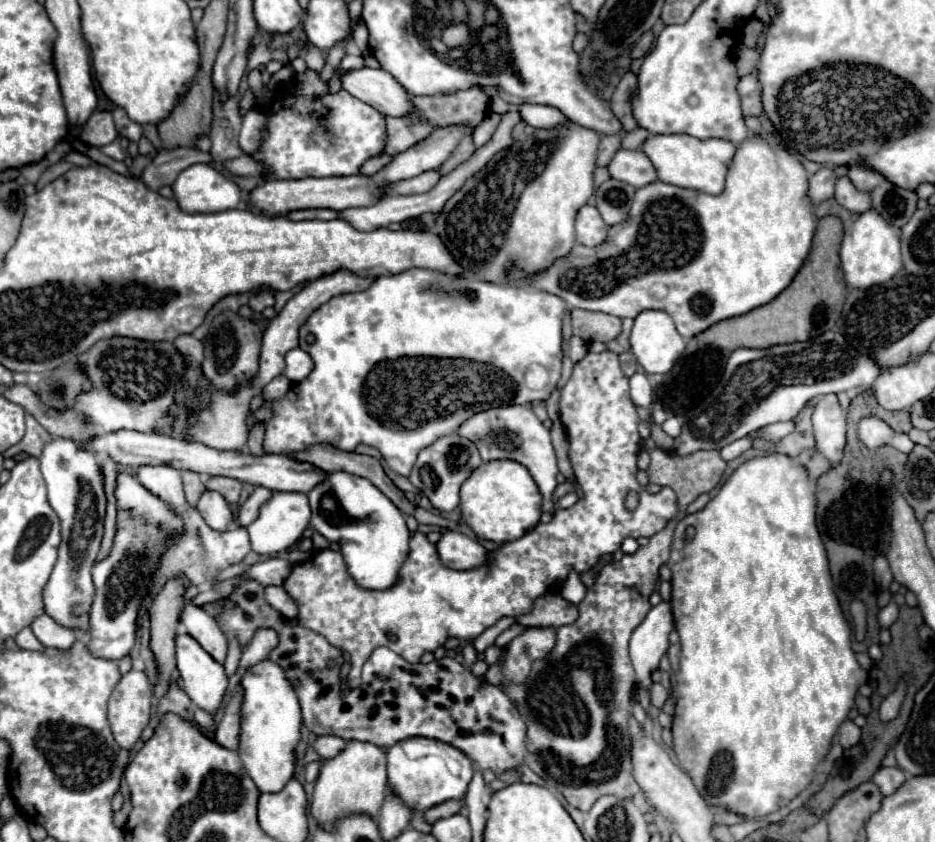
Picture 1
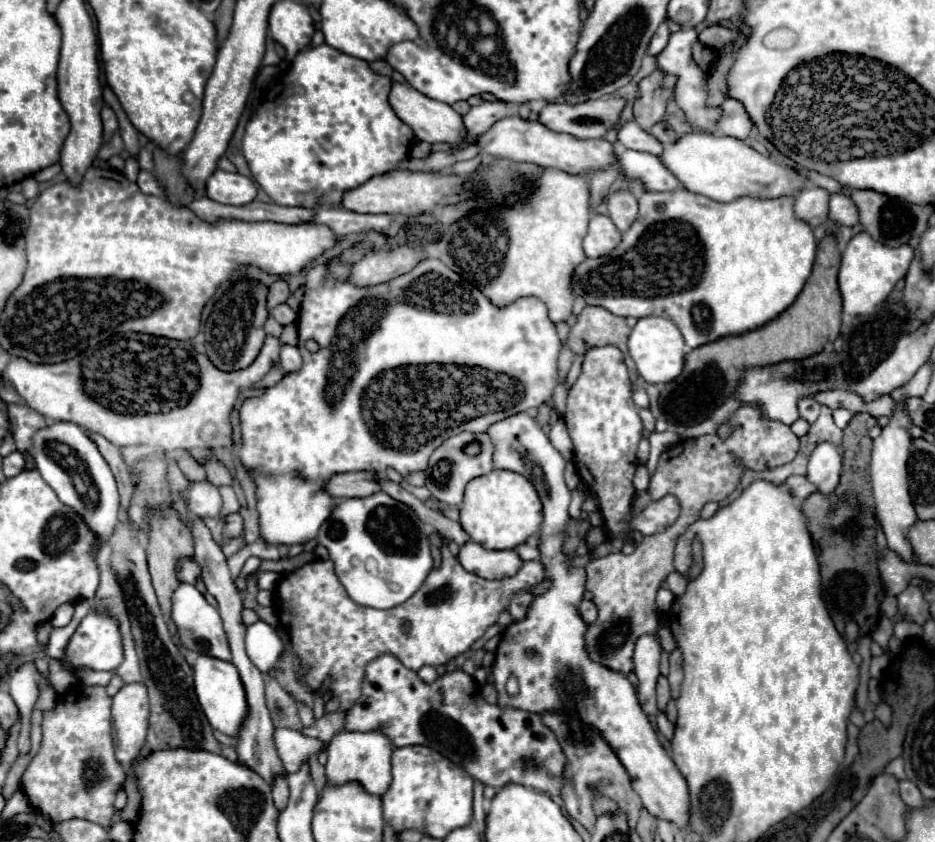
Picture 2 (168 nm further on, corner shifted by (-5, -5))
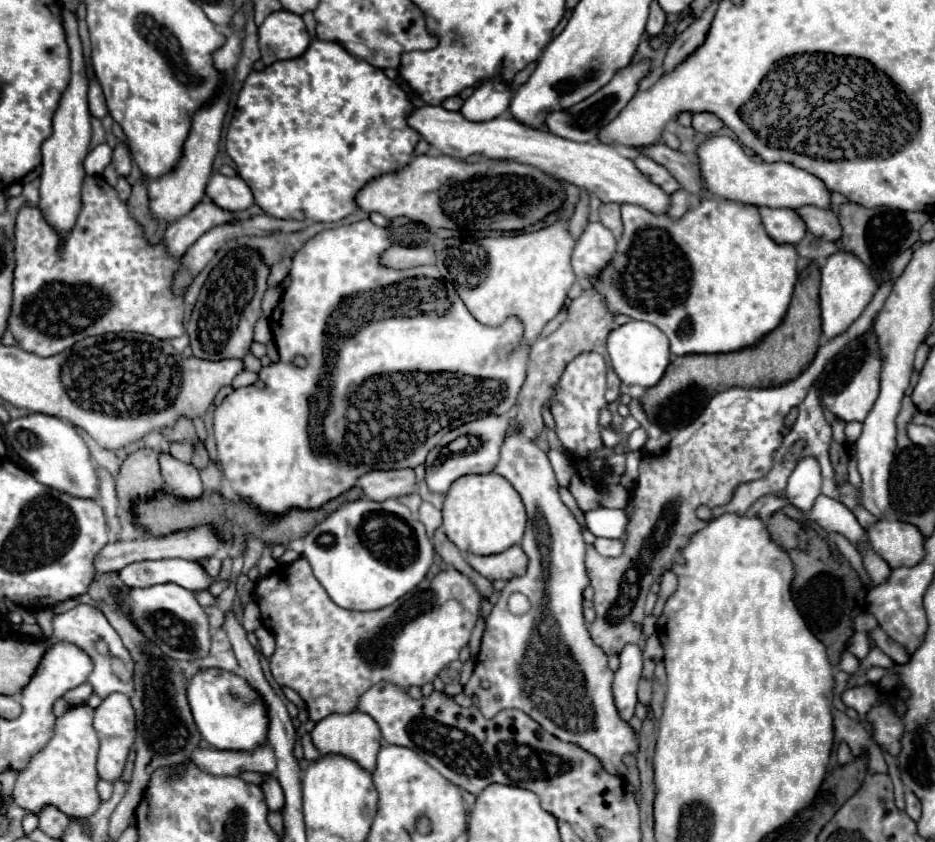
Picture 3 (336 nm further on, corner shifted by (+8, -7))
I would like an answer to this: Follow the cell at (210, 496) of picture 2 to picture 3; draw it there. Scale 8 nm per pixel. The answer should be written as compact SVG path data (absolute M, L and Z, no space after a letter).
M159 452L159 464L161 464L163 482L177 498L193 500L203 494L199 470L193 464L181 462L173 458L169 452Z

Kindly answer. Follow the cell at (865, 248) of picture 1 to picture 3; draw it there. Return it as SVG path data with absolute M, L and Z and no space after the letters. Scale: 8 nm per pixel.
M835 252L833 256L829 256L825 266L821 268L821 290L819 290L823 336L831 340L843 334L861 316L873 294L875 294L875 280L871 280L871 272L867 272L867 268L863 268L863 264L855 260L855 256L851 256L849 252Z

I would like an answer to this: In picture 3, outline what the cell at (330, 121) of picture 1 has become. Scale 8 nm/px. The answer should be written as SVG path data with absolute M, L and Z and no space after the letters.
M313 40L307 48L307 52L299 58L293 58L293 60L285 60L285 62L273 62L271 66L263 68L263 70L253 70L241 92L239 92L239 98L237 98L237 104L235 104L235 112L233 112L233 120L229 124L229 130L227 130L227 154L235 160L237 164L237 174L249 184L249 188L253 190L255 194L255 202L257 206L273 216L273 218L283 218L283 220L313 220L313 222L339 222L341 218L353 214L359 210L357 202L355 202L355 196L357 192L367 184L371 182L373 178L379 178L381 174L387 174L387 172L397 172L401 168L405 168L411 160L413 160L413 150L417 146L417 142L421 140L421 134L415 132L409 124L407 124L407 116L409 112L415 110L415 106L411 104L407 92L395 82L395 80L389 80L385 76L385 72L381 68L375 68L371 66L369 62L365 60L357 60L353 58L341 44L337 42L327 42L327 40Z

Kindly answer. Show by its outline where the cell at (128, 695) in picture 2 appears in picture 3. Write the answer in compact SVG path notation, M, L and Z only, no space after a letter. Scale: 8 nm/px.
M119 692L107 696L101 702L101 706L95 710L95 722L93 722L93 726L95 726L99 742L101 742L99 760L97 760L99 778L103 778L107 782L119 780L121 772L123 772L123 766L127 762L129 750L131 750L133 740L135 740L135 712L133 712L133 706L131 706L129 698L125 694L119 694Z

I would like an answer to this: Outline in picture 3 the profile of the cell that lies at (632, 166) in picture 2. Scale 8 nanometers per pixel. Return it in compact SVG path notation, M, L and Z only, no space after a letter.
M639 154L639 156L635 158L635 164L637 164L637 168L639 168L643 174L647 174L655 184L659 184L667 194L673 194L673 192L677 192L677 190L681 188L681 184L667 172L667 168L661 166L661 164L657 164L657 162L651 160L649 156Z

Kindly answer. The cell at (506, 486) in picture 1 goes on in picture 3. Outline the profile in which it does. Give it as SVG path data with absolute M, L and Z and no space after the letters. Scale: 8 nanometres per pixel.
M499 474L461 476L445 494L443 530L447 538L461 550L479 556L499 554L519 544L525 532L525 506L515 488Z

